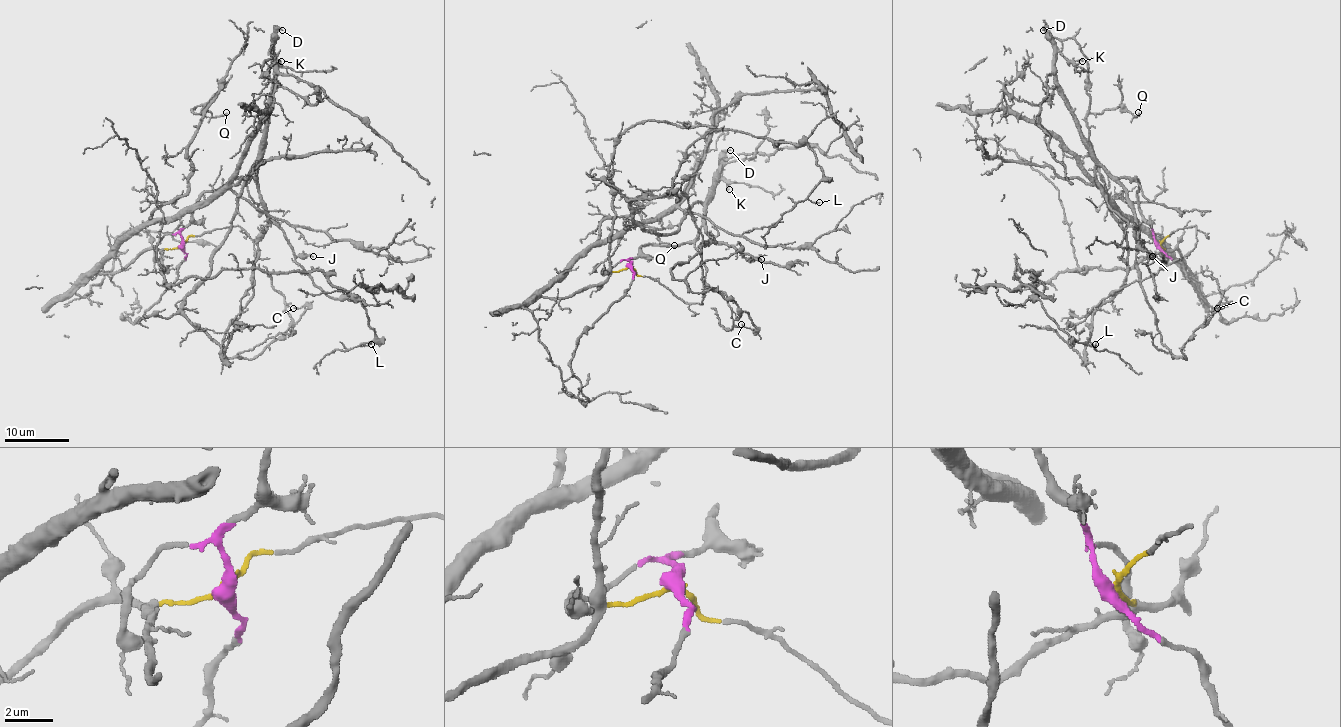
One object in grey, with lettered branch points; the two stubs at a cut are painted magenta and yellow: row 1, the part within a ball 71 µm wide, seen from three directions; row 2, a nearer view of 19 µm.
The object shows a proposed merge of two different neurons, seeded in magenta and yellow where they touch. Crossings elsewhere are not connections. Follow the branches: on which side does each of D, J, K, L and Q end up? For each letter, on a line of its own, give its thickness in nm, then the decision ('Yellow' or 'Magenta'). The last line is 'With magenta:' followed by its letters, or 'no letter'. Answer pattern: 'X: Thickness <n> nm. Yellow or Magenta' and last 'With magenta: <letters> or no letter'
D: Thickness 170 nm. Magenta
J: Thickness 130 nm. Magenta
K: Thickness 110 nm. Magenta
L: Thickness 110 nm. Yellow
Q: Thickness 120 nm. Yellow
With magenta: D, J, K

